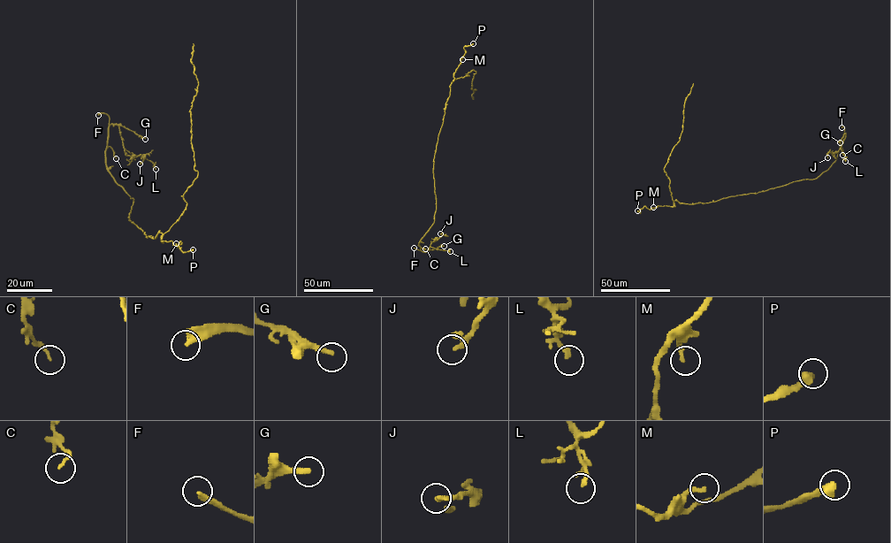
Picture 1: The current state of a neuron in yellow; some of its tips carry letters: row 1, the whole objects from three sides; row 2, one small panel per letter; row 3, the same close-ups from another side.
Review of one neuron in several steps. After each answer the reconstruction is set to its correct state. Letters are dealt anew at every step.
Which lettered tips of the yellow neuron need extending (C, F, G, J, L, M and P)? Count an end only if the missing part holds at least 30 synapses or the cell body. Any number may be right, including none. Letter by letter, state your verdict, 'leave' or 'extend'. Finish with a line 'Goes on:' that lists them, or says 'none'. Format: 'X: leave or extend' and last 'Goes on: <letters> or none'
C: leave
F: extend
G: extend
J: leave
L: leave
M: leave
P: extend
Goes on: F, G, P

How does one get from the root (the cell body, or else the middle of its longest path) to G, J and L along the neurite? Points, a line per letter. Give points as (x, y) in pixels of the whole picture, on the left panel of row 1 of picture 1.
G: (138, 227), (128, 217), (133, 199), (116, 181), (106, 164), (108, 127), (120, 125), (145, 139)
J: (138, 227), (128, 217), (133, 199), (106, 164), (110, 125), (118, 126), (125, 154), (144, 156), (140, 164)
L: (138, 227), (128, 217), (133, 199), (106, 164), (108, 127), (116, 125), (124, 148), (145, 157), (156, 169)

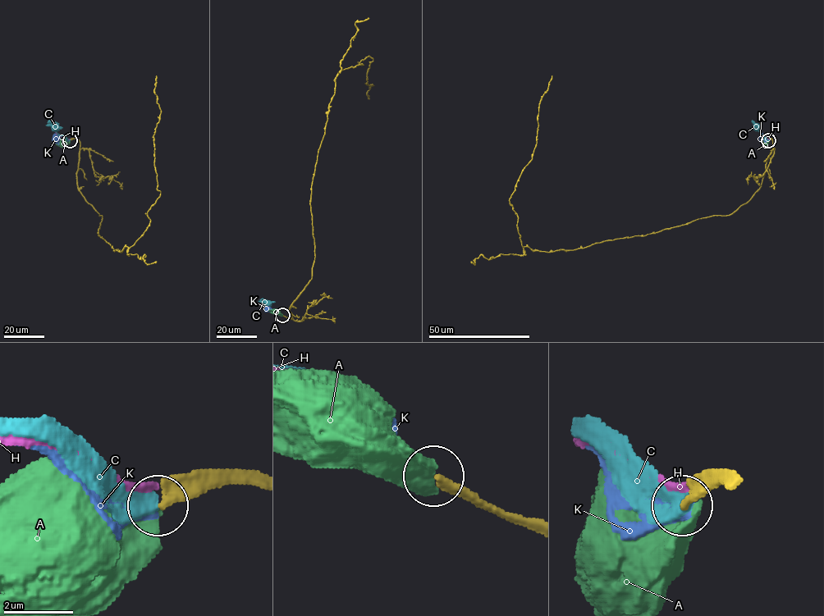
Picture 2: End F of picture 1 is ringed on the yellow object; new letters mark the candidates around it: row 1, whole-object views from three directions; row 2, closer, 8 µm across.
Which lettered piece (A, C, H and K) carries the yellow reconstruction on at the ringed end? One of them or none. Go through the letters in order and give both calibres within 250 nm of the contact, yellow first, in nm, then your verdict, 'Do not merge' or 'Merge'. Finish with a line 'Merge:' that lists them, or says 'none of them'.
A: Thickness 260 nm (yellow) against 550 nm. Do not merge
C: Thickness 280 nm (yellow) against 320 nm. Do not merge
H: Thickness 320 nm (yellow) against 190 nm. Do not merge
K: Thickness 300 nm (yellow) against 300 nm. Do not merge
Merge: none of them

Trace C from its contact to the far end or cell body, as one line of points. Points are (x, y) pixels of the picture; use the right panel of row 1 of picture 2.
C: (768, 139), (757, 128)

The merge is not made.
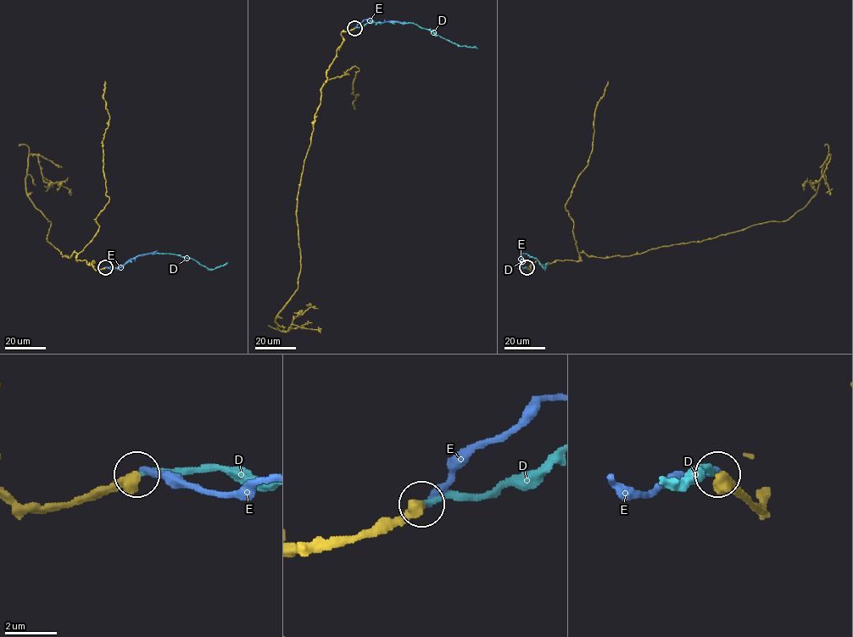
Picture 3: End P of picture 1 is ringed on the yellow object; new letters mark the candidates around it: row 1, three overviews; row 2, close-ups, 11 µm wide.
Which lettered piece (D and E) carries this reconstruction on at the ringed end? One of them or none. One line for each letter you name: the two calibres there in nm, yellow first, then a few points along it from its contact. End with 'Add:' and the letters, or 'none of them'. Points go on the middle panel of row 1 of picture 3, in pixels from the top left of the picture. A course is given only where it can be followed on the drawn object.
D: 500/200 nm | via (354, 28), (372, 21), (413, 23), (453, 43), (477, 48)
Add: D

